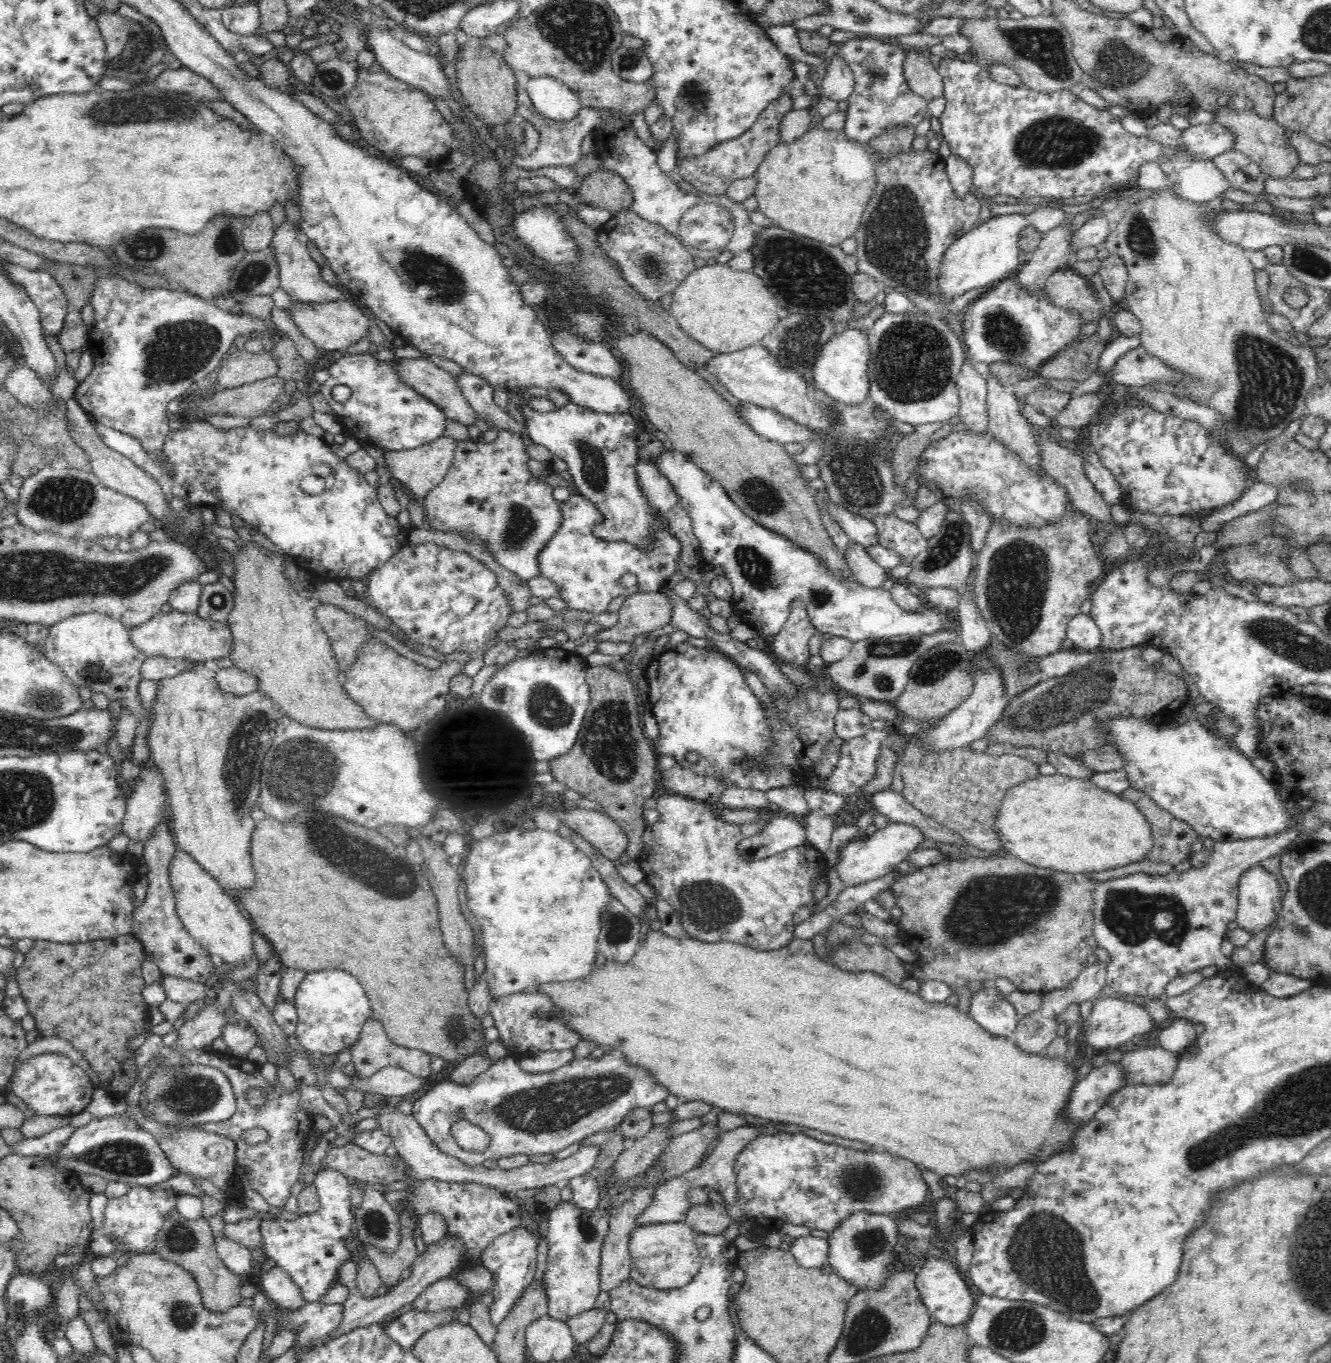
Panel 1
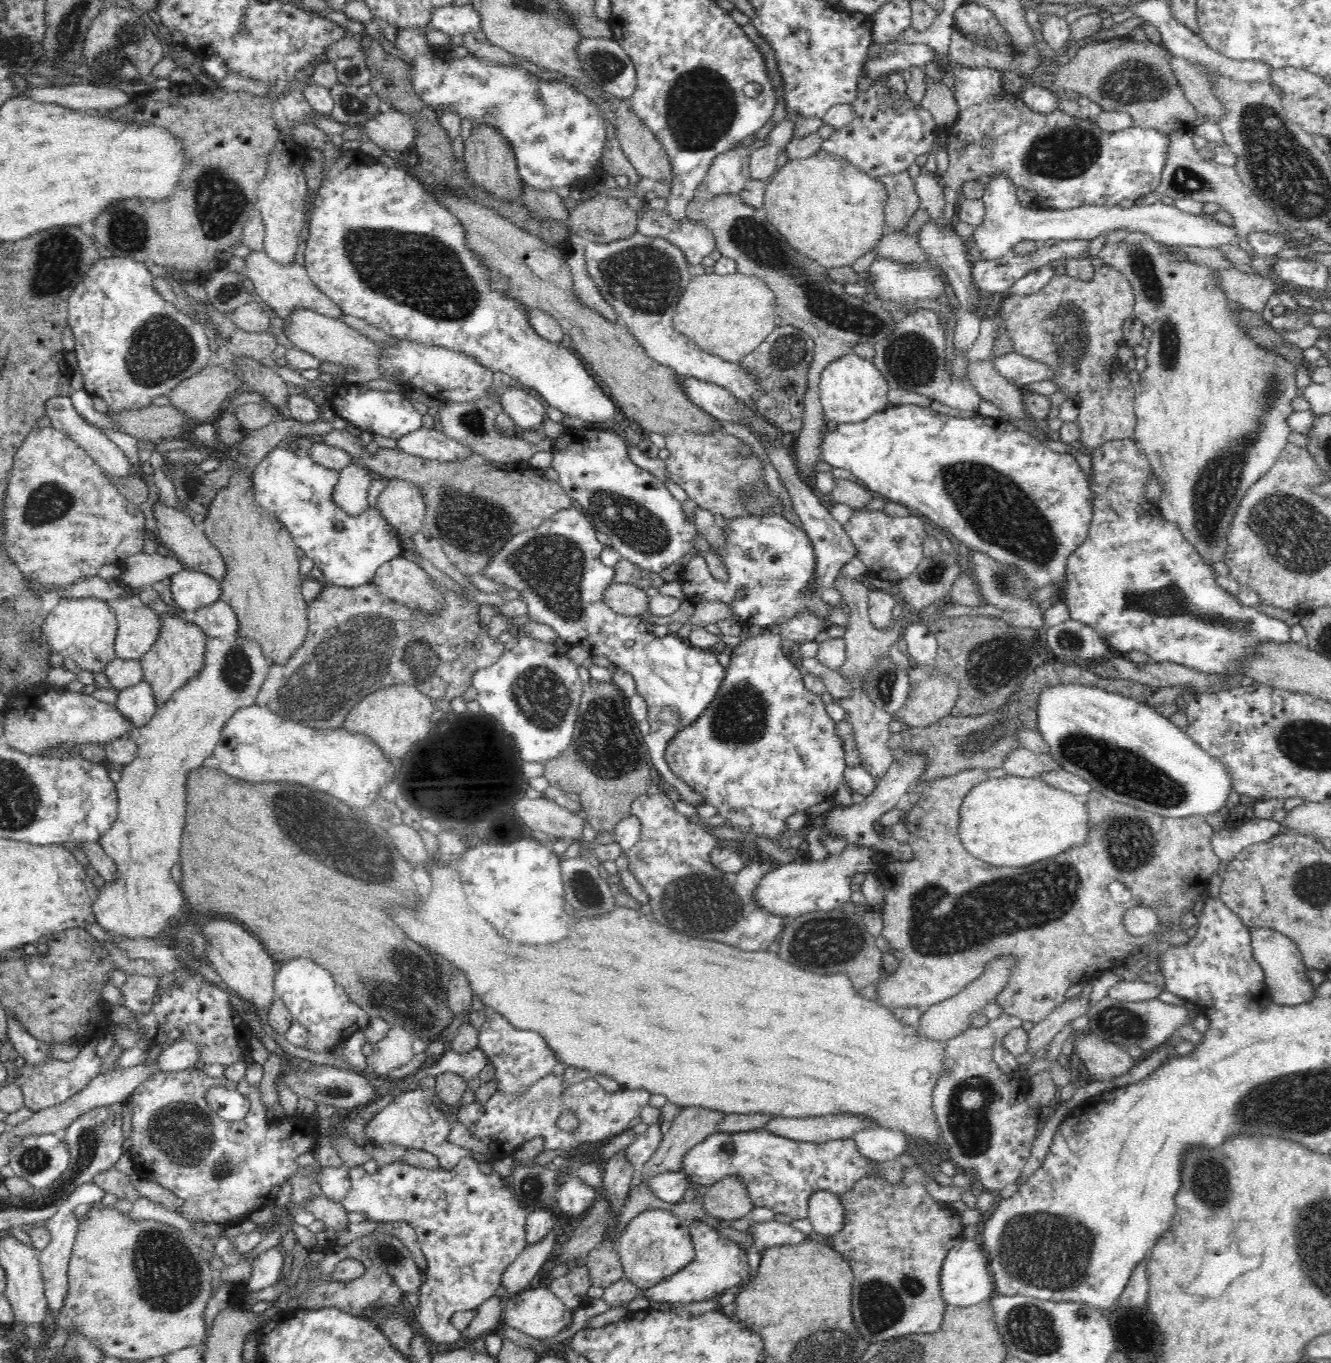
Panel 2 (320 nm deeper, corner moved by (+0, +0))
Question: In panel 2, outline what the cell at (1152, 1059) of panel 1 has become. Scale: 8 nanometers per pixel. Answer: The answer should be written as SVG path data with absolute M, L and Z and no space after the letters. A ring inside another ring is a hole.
M1090 1033L1086 1036L1075 1036L1075 1052L1098 1082L1116 1080L1128 1074L1140 1062L1139 1059L1132 1058L1120 1044L1107 1042Z

